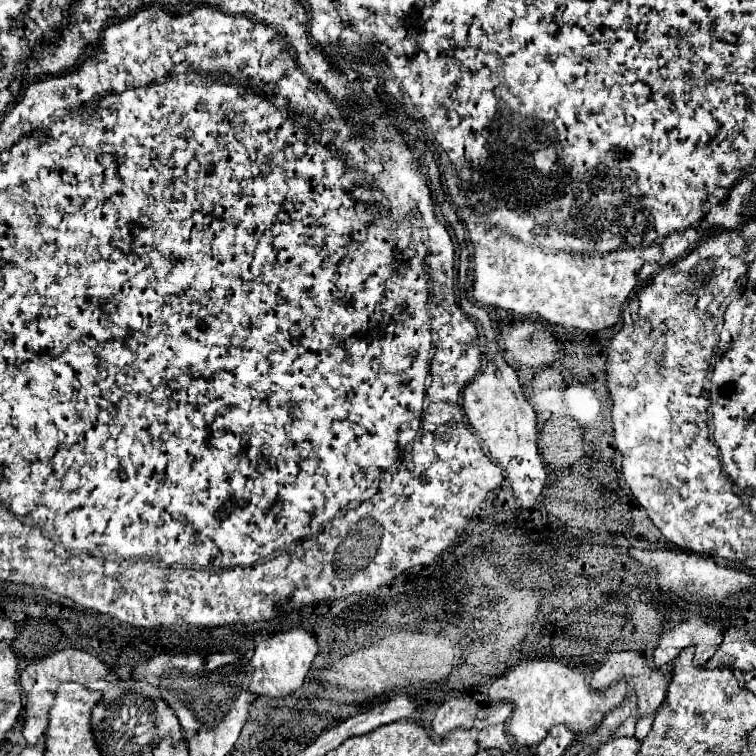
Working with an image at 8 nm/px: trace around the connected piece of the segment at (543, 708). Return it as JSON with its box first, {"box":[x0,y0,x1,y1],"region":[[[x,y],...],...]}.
{"box":[489,660,627,746],"region":[[[527,660],[495,680],[489,688],[489,698],[513,702],[513,716],[507,732],[517,744],[535,746],[547,736],[549,728],[557,724],[567,724],[575,734],[595,730],[605,714],[627,698],[627,682],[615,682],[605,690],[593,690],[589,682],[585,682],[585,674],[577,668],[569,668],[559,660]]]}

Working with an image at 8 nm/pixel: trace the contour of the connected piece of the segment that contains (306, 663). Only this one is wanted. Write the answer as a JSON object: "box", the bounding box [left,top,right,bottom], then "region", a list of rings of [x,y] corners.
{"box":[249,628,317,698],"region":[[[303,628],[275,632],[267,636],[267,640],[257,644],[255,654],[251,658],[251,664],[255,668],[253,680],[249,686],[251,692],[263,694],[269,698],[281,698],[281,696],[293,694],[297,688],[301,688],[315,654],[317,654],[317,638]]]}

